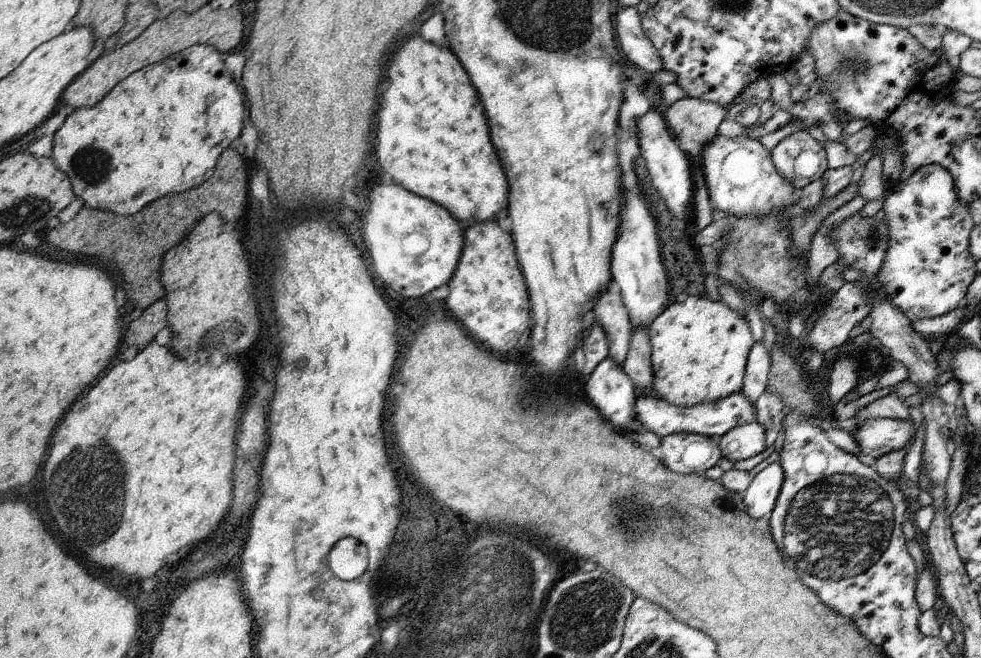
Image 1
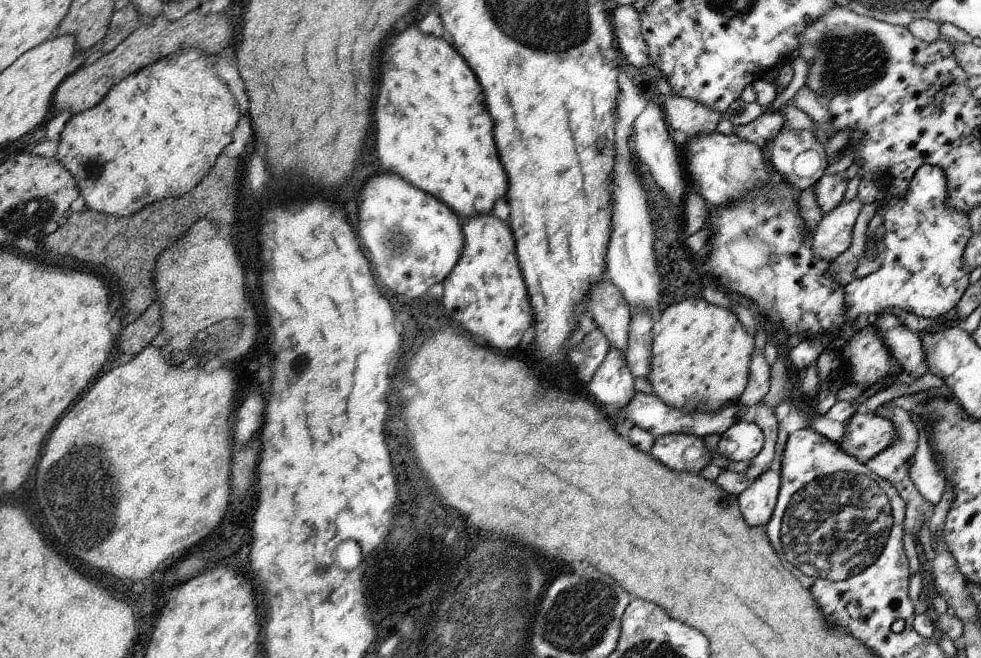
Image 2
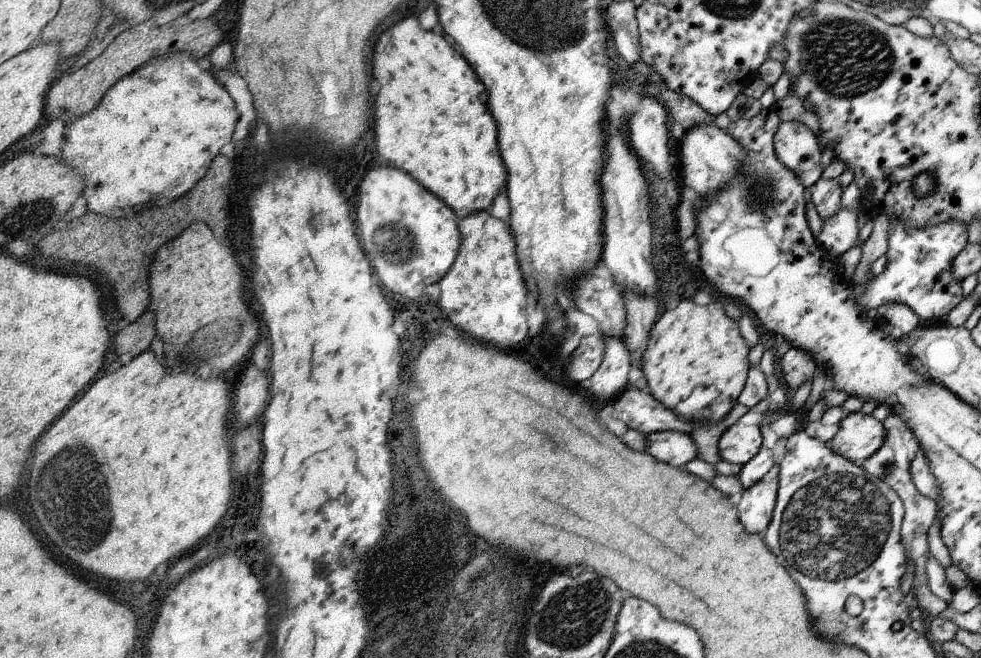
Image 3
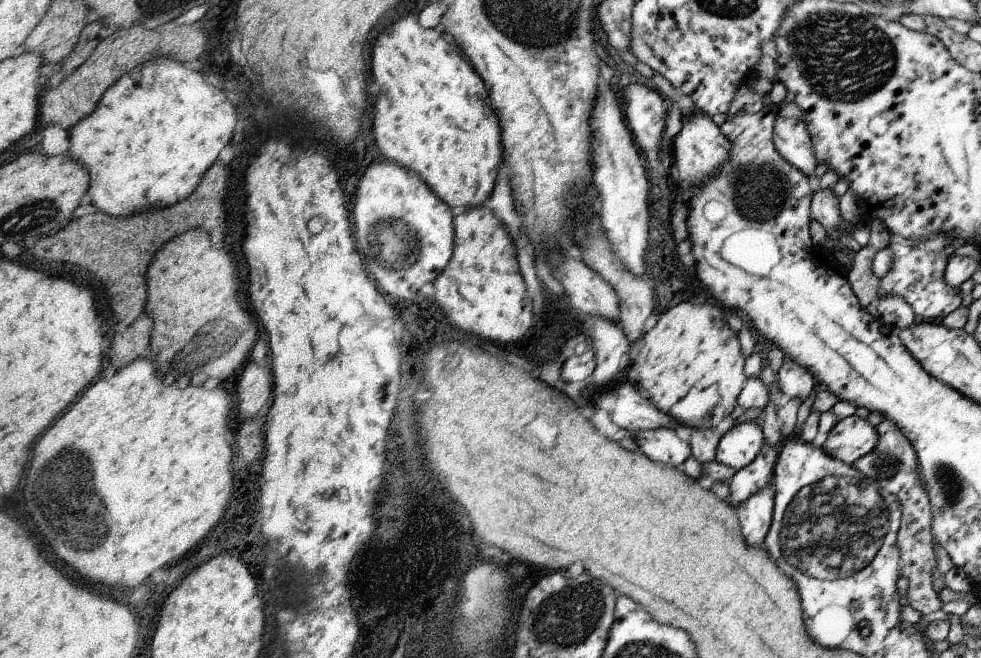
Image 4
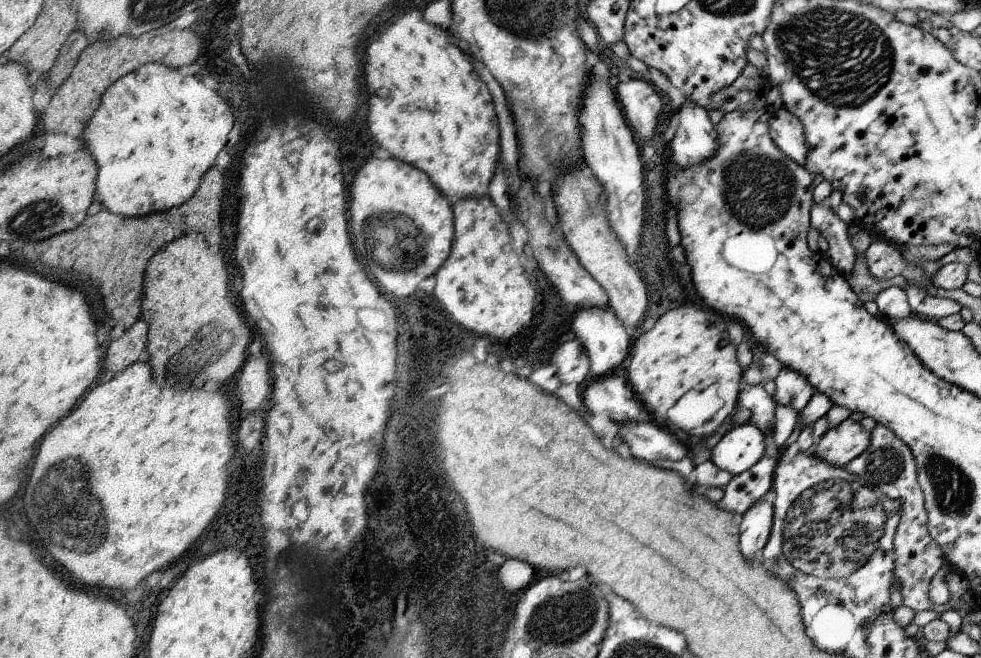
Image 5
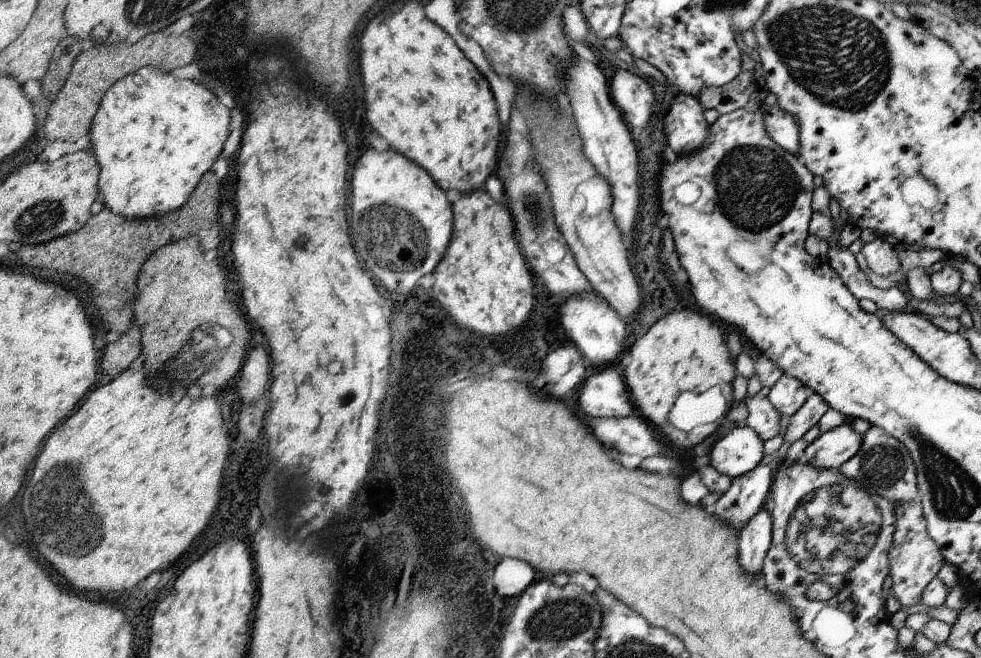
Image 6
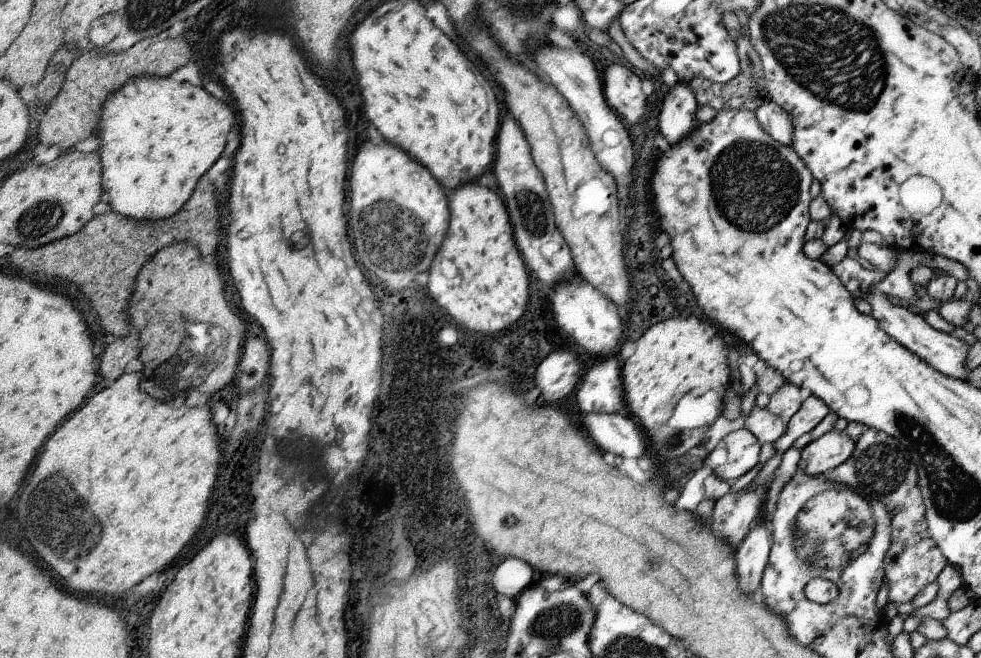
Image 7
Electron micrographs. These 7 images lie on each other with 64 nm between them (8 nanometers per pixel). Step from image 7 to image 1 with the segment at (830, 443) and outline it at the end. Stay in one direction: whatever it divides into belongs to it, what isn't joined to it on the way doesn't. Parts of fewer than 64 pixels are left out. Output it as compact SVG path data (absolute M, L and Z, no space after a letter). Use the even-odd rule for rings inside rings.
M871 418L857 420L857 428L851 432L857 446L857 460L863 462L863 456L879 458L889 452L897 452L907 446L915 436L913 420L891 420L891 418Z

